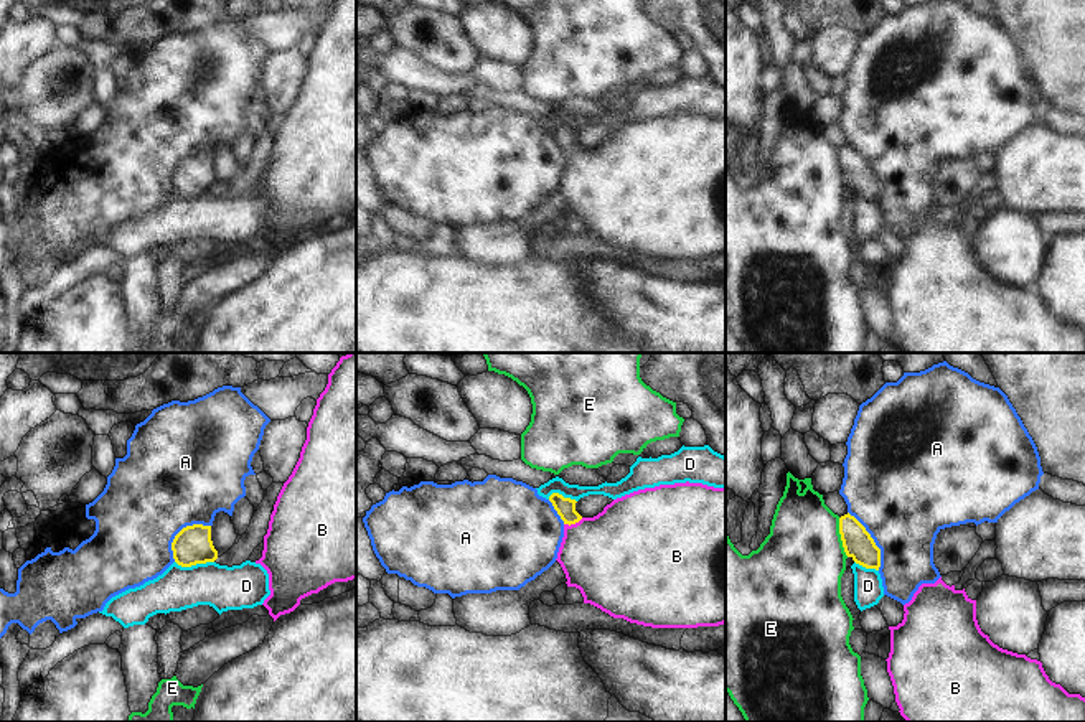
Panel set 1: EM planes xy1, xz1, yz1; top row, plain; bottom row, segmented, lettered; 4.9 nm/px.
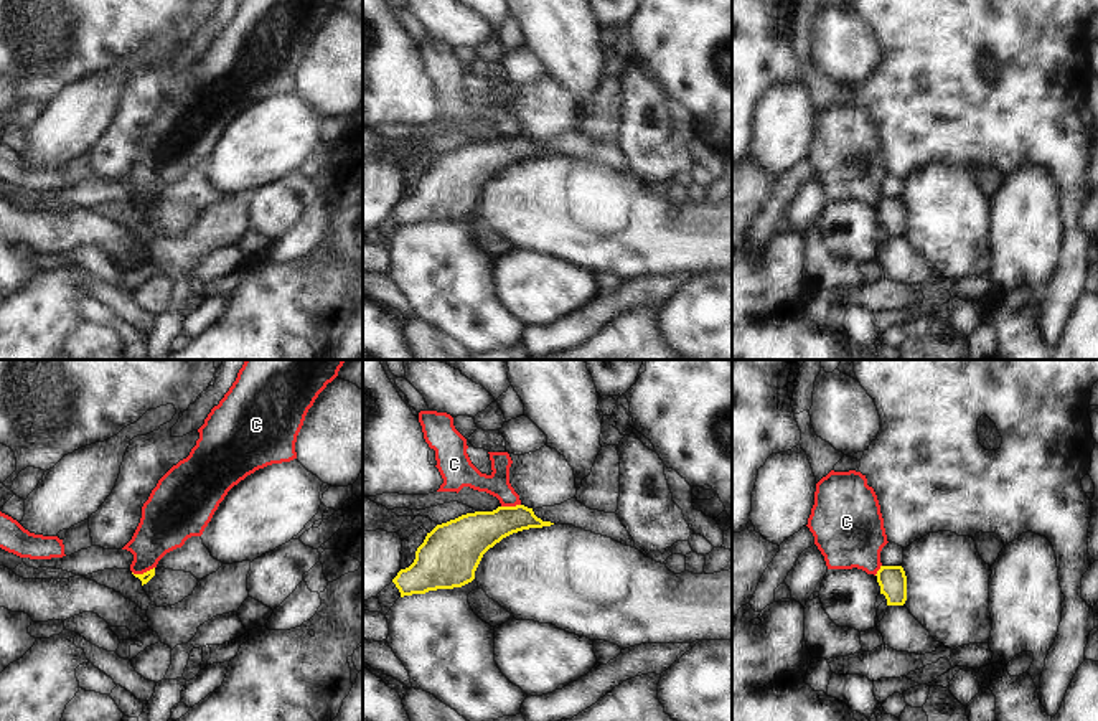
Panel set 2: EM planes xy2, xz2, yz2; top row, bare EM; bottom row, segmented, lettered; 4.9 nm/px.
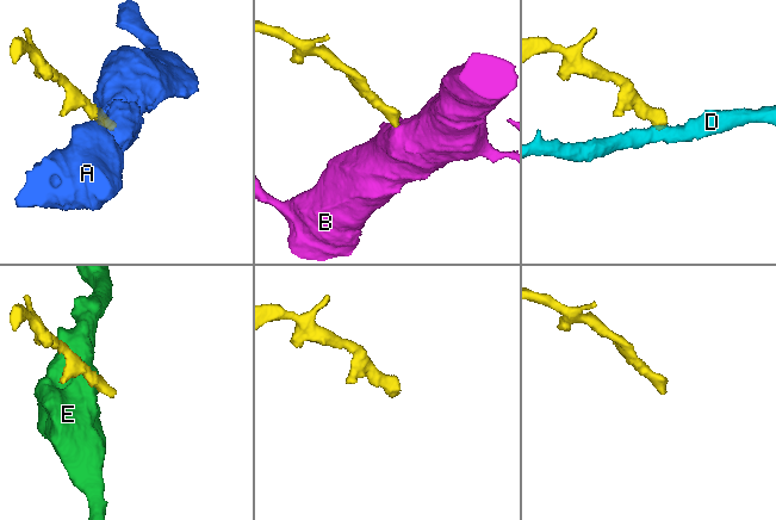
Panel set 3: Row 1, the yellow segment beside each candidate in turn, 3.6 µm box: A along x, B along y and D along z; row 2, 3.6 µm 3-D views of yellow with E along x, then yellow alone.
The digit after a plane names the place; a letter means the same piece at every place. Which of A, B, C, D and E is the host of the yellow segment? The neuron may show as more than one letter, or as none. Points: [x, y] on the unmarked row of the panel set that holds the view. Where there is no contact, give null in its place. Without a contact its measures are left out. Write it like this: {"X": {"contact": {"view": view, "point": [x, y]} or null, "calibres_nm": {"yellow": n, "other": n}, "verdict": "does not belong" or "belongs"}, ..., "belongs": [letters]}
{"A": {"contact": {"view": "xy1", "point": [180, 162]}, "calibres_nm": {"yellow": 180, "other": 480}, "verdict": "does not belong"}, "B": {"contact": {"view": "xz1", "point": [573, 154]}, "calibres_nm": {"yellow": 100, "other": 440}, "verdict": "belongs"}, "C": {"contact": {"view": "xy2", "point": [144, 203]}, "calibres_nm": {"yellow": 50, "other": 240}, "verdict": "does not belong"}, "D": {"contact": {"view": "xy1", "point": [195, 195]}, "calibres_nm": {"yellow": 180, "other": 220}, "verdict": "does not belong"}, "E": {"contact": {"view": "yz1", "point": [841, 168]}, "calibres_nm": {"yellow": 140, "other": 420}, "verdict": "does not belong"}, "belongs": ["B"]}

